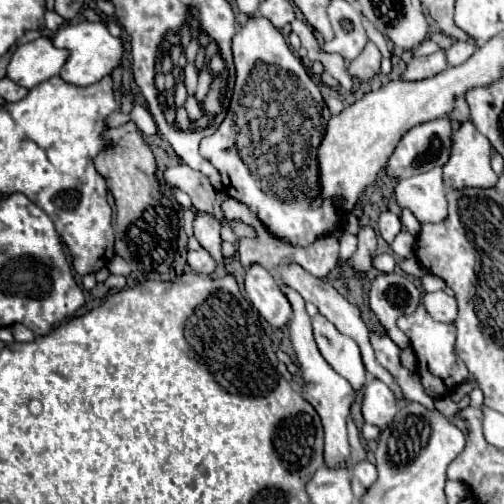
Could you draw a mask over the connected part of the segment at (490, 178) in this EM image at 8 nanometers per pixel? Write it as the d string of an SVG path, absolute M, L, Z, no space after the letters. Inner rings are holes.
M462 123L452 139L452 155L444 165L446 189L488 189L490 185L496 185L498 175L490 167L492 145L482 133L478 133L474 123Z

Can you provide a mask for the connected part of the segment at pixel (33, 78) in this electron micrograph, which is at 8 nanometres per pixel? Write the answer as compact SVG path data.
M36 39L20 45L8 65L8 79L32 89L34 85L60 73L68 59L68 51L56 49L50 39Z

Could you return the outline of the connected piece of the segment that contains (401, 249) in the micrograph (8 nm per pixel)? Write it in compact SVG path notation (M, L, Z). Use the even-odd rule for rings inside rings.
M402 229L390 247L392 247L394 255L406 259L406 257L414 257L414 241L416 241L416 237L412 237L406 229Z

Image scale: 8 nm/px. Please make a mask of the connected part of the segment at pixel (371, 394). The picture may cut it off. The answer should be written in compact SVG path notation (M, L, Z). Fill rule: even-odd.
M368 379L362 389L362 417L366 423L386 427L398 413L398 401L390 387L378 379Z

